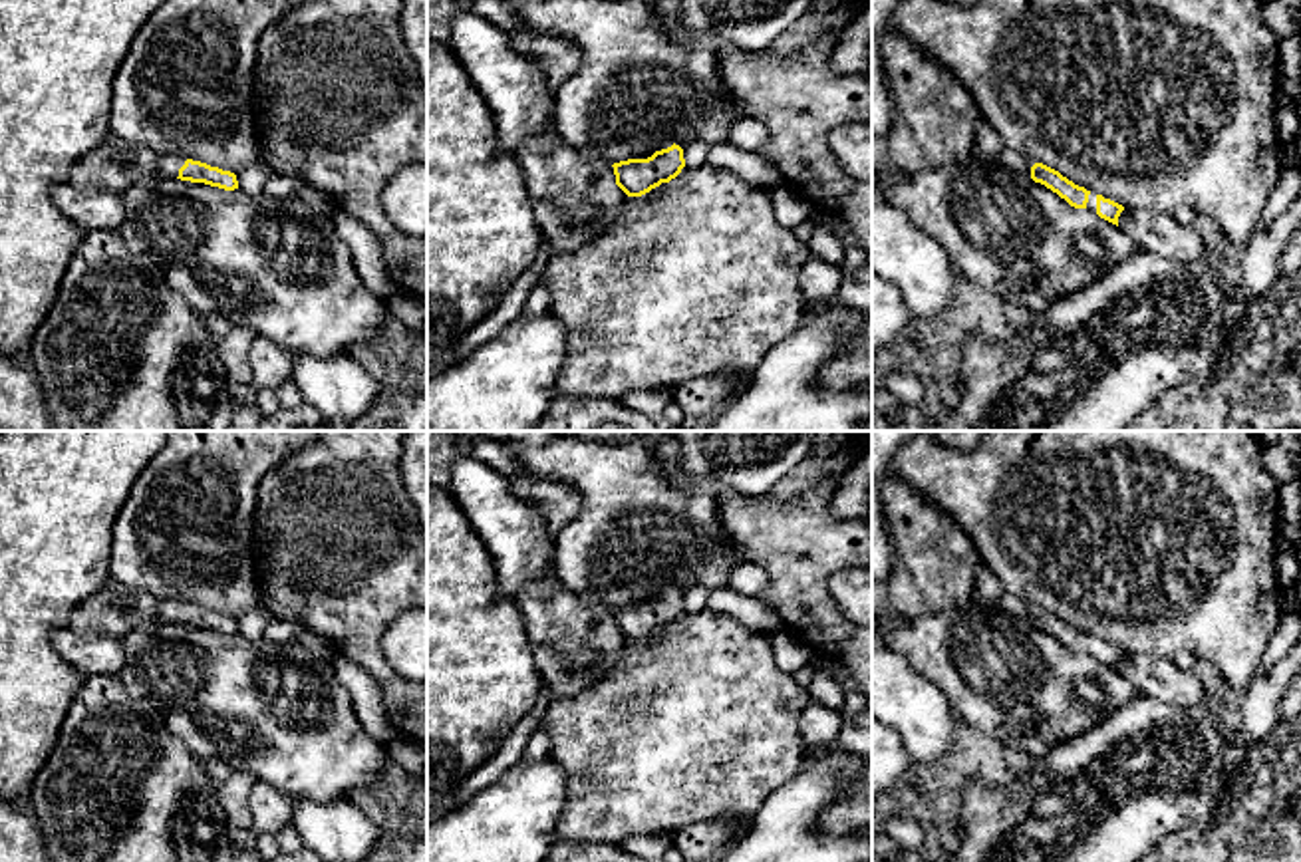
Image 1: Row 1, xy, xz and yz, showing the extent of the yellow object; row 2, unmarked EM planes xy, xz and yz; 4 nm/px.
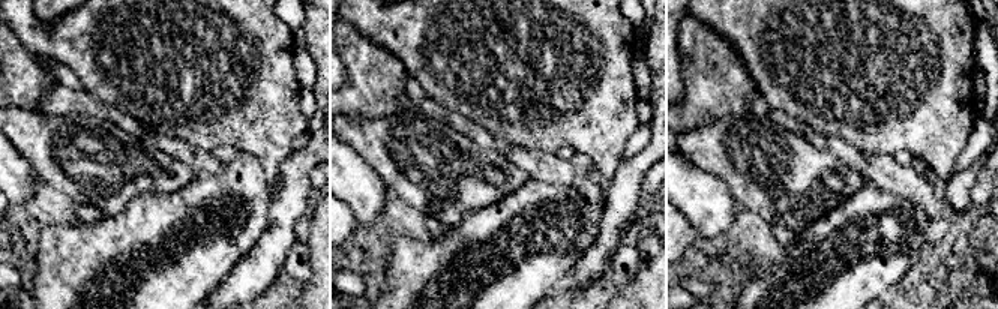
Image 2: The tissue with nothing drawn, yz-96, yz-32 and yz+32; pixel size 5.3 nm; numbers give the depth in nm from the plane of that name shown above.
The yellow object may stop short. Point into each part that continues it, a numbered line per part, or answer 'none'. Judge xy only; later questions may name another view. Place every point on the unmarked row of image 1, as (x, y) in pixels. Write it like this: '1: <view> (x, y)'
1: xy (169, 610)

